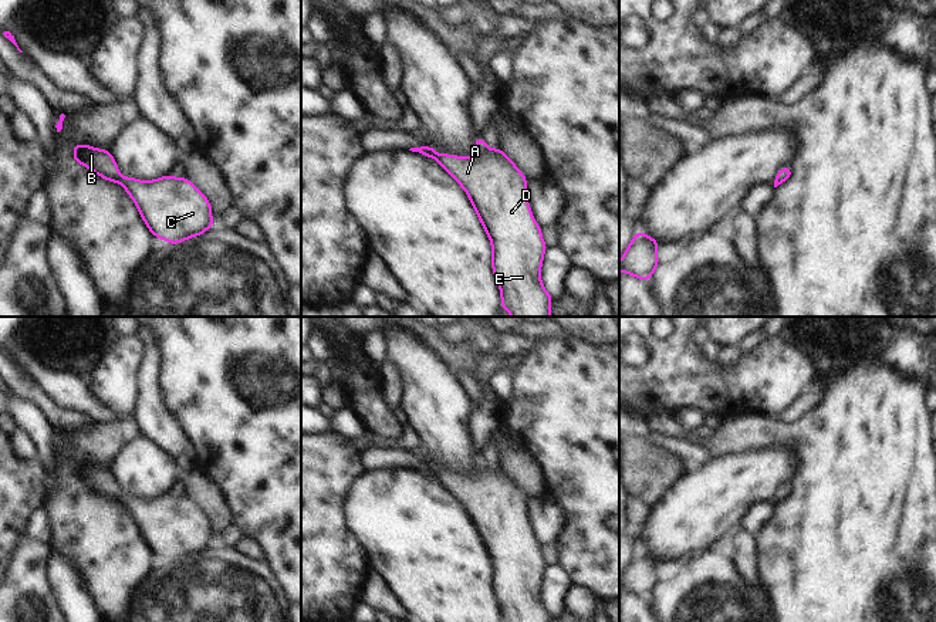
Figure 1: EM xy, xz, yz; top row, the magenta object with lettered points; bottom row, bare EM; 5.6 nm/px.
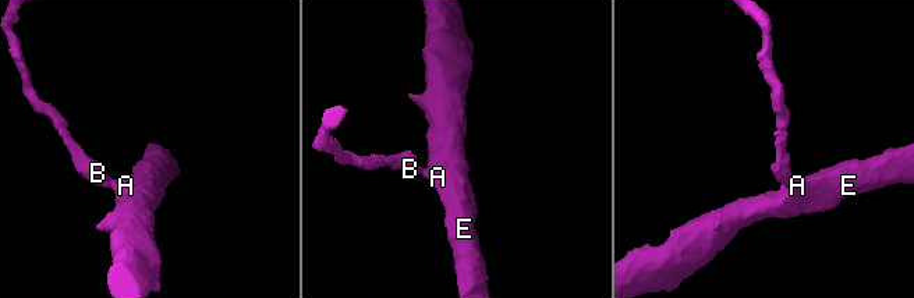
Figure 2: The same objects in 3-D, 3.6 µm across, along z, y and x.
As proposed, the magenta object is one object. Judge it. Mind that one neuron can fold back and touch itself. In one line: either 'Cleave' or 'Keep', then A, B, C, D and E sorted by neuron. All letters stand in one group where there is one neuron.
Keep. Groups: A B C D E.

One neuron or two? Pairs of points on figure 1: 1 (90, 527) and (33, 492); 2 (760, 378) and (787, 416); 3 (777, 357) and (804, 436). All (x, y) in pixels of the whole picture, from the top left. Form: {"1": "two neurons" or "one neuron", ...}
{"1": "two neurons", "2": "two neurons", "3": "two neurons"}

